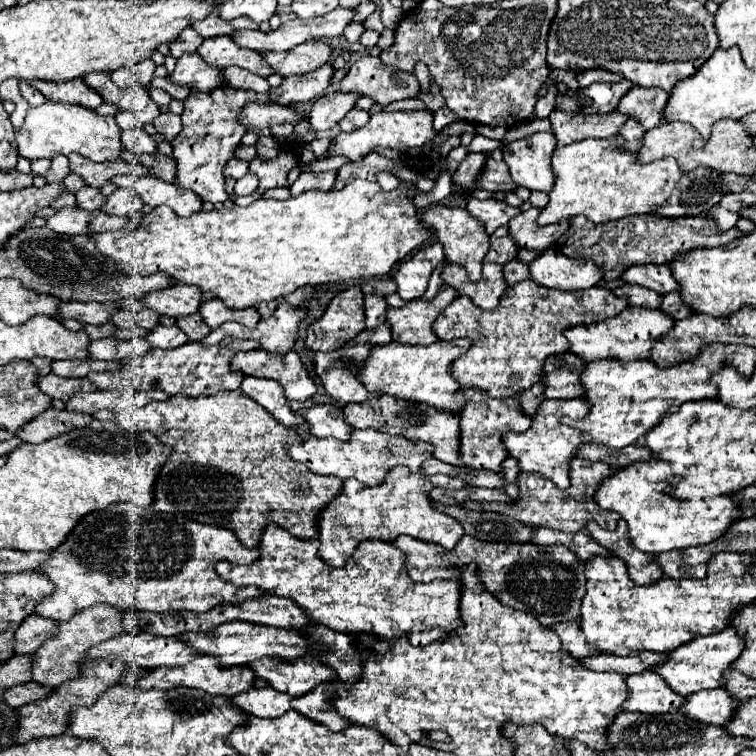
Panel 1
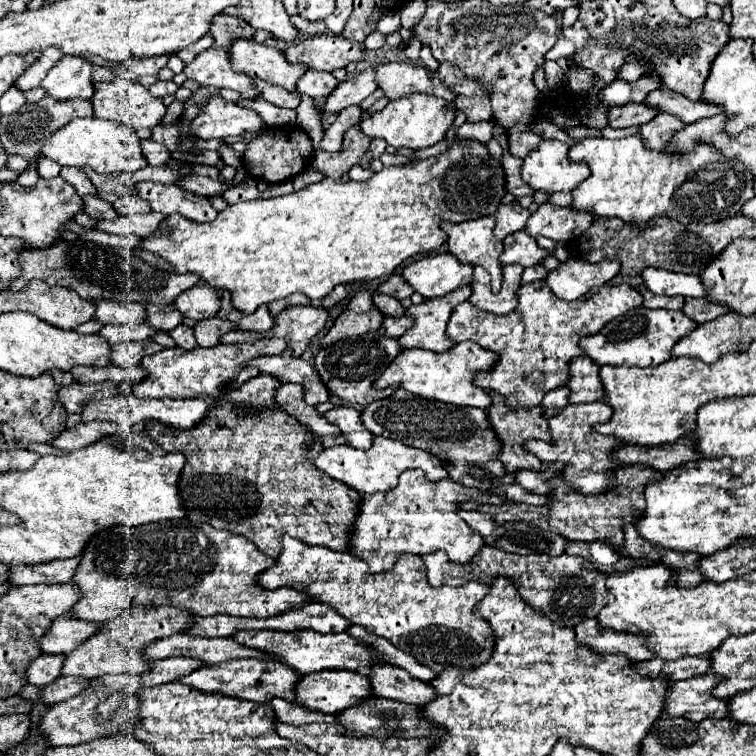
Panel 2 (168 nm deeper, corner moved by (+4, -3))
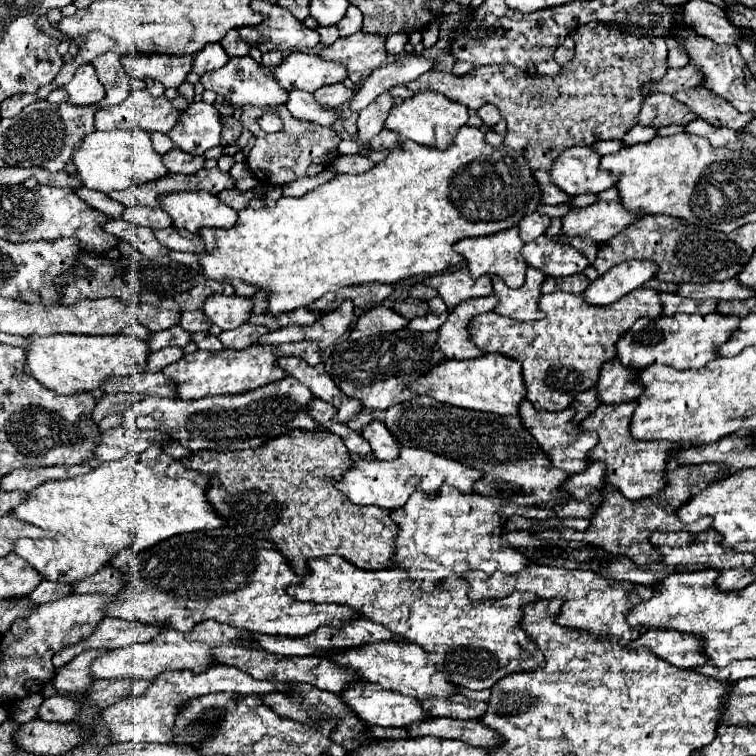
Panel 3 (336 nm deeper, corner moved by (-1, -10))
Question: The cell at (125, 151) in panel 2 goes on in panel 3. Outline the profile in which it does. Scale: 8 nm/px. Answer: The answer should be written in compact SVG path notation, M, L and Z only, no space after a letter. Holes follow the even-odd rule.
M139 127L131 129L115 129L115 131L95 131L87 135L81 147L73 155L73 163L77 165L77 173L85 187L111 193L123 191L141 183L149 183L165 177L169 171L161 161L161 155L153 149L151 137L147 131Z

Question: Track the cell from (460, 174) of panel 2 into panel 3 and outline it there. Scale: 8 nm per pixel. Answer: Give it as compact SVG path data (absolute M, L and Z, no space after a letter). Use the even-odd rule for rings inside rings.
M465 125L463 129L459 129L459 133L455 135L451 147L439 151L439 149L429 149L429 147L419 147L411 141L403 141L399 143L385 161L375 163L367 173L359 173L359 175L335 175L331 181L319 185L317 189L305 193L303 197L281 197L279 201L275 201L273 205L267 205L263 209L243 209L239 211L239 221L235 227L231 229L203 229L199 231L199 235L205 241L207 253L199 255L199 263L203 265L203 275L207 279L215 279L215 281L223 281L223 279L241 279L245 283L257 285L261 287L267 295L269 295L269 313L271 315L279 315L279 313L287 313L287 311L295 311L299 307L311 305L313 301L317 301L319 297L323 297L329 291L337 291L341 287L349 287L349 285L361 285L361 283L397 283L399 279L405 277L413 277L419 273L427 273L427 275L437 275L443 273L445 269L451 269L455 265L459 265L463 261L463 257L459 253L453 251L453 245L461 239L467 237L483 237L483 235L493 235L499 233L503 229L511 229L515 227L523 217L531 215L537 211L537 205L541 203L541 187L535 179L535 171L529 167L527 159L523 159L523 155L519 155L517 151L511 151L509 147L501 145L501 147L493 147L485 141L485 133L481 129L469 127Z

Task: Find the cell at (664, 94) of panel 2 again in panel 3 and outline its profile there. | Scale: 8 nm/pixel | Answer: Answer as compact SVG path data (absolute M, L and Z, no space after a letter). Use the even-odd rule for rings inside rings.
M695 87L691 91L677 91L673 97L715 127L743 129L751 119L755 119L755 115L739 113L735 111L735 107L731 107L731 103L715 99L715 95L711 95L711 91L703 91L703 87Z

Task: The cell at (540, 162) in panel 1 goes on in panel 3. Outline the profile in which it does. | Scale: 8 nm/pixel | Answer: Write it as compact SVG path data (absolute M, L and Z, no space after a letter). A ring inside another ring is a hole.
M571 147L553 163L551 181L567 195L597 195L619 181L619 175L599 169L599 161L601 155L593 147Z

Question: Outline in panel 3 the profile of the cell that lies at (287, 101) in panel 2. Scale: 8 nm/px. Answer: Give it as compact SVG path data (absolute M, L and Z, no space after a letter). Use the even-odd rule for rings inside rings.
M291 91L289 101L287 101L287 109L293 113L295 119L315 123L321 127L333 127L333 123L339 119L339 109L323 107L307 91Z

